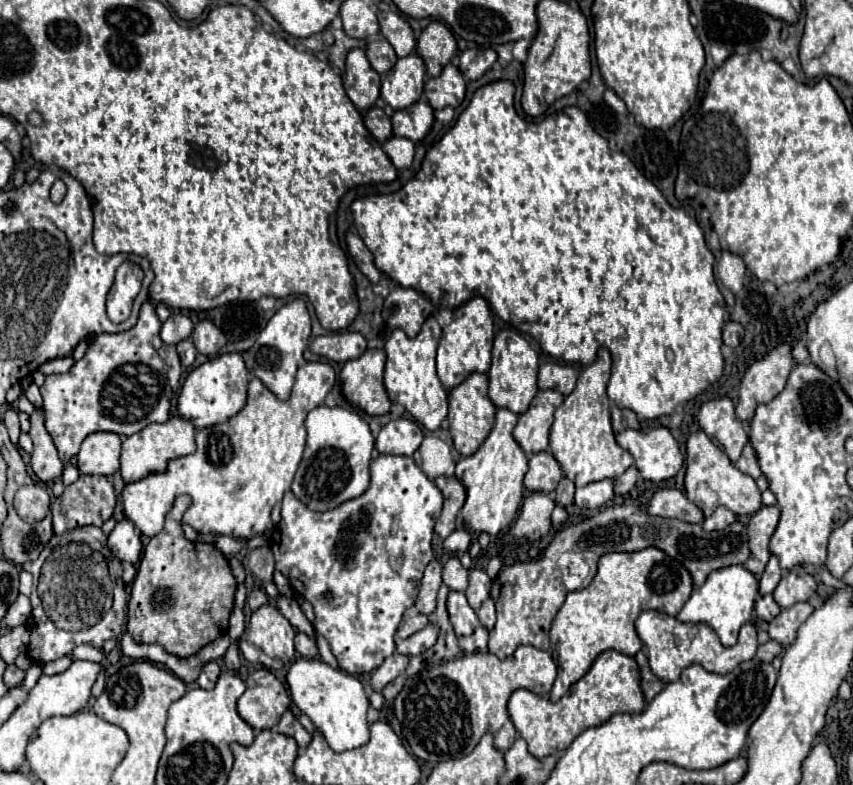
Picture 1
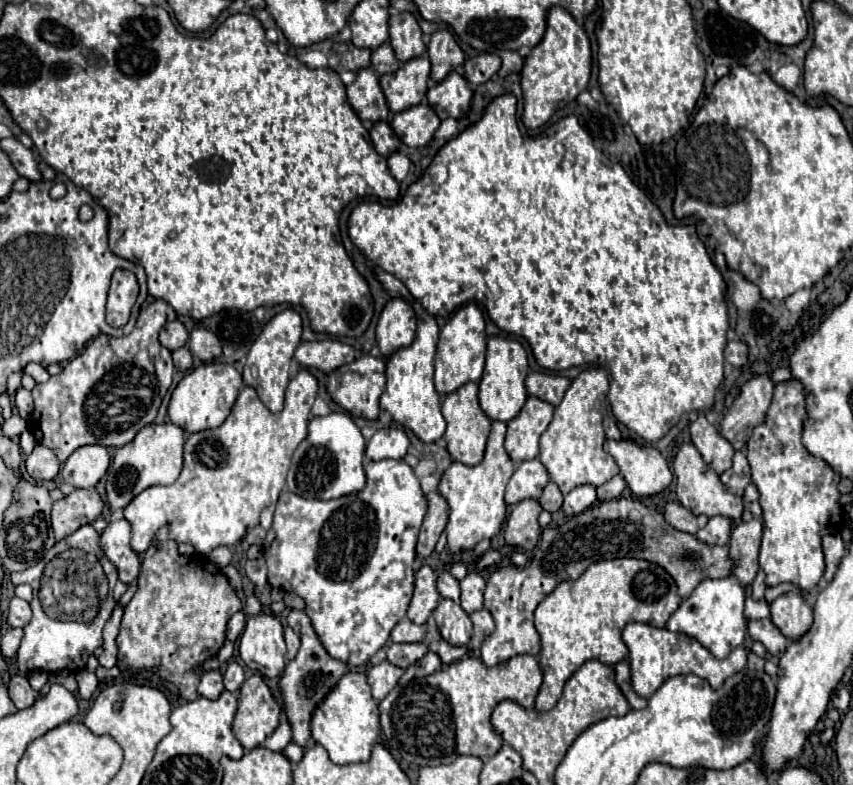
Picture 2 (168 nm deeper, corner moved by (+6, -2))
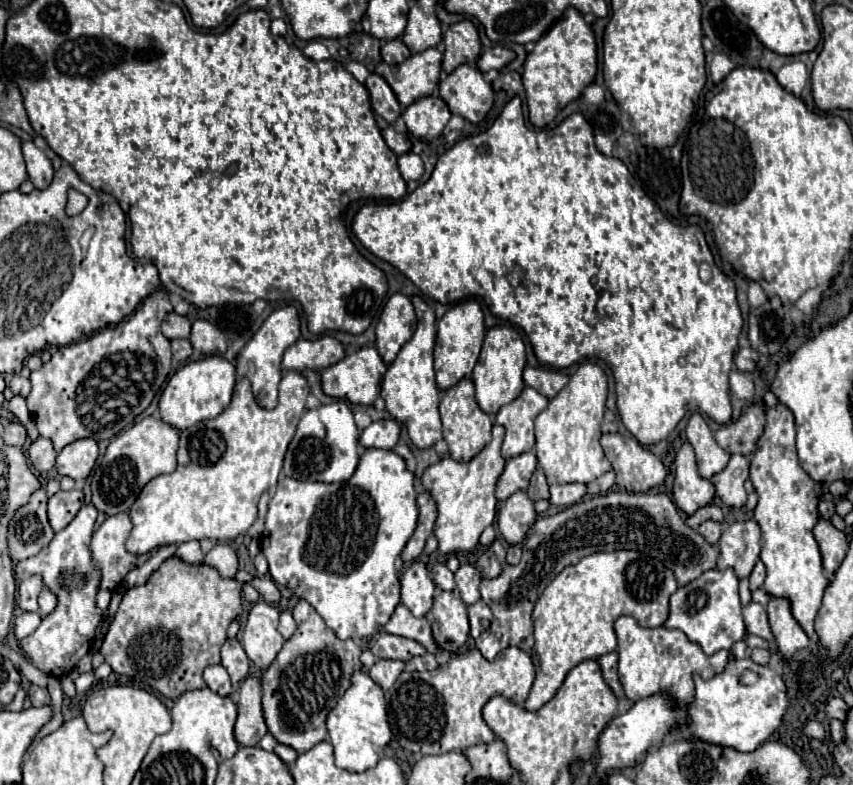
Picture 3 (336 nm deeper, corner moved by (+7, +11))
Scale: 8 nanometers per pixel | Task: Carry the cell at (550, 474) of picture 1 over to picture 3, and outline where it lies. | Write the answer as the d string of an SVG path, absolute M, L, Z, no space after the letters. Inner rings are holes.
M526 451L522 455L516 455L516 457L508 459L506 469L504 469L504 473L498 481L496 497L500 501L504 501L506 497L510 497L516 491L526 491L536 465L538 465L538 459L532 451Z

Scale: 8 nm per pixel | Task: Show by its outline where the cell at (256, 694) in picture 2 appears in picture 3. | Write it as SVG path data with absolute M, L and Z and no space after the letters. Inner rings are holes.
M248 675L240 685L238 719L234 725L234 737L240 745L258 745L268 733L262 711L262 687L254 675Z

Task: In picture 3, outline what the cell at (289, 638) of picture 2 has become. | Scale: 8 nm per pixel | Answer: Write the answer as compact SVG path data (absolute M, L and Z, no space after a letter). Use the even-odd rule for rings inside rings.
M288 609L280 613L280 625L278 625L278 631L282 633L282 637L284 637L284 639L290 639L290 637L292 637L292 633L296 631L296 623L294 623L292 613L290 613Z

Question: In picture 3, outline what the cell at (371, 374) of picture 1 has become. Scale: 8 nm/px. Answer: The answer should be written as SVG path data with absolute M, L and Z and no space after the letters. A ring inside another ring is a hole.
M362 347L322 371L322 389L326 395L336 399L344 399L356 405L372 405L380 395L380 383L384 373L386 373L386 363L382 361L376 347Z

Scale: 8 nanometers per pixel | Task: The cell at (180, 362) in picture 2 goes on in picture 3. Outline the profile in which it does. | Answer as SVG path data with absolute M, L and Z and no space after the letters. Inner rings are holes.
M174 339L172 341L172 357L180 363L192 355L192 345L188 339Z

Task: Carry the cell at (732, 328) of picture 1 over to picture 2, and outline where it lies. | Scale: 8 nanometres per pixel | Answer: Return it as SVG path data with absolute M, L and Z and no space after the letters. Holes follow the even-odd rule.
M731 340L731 342L727 344L727 348L725 348L725 360L727 360L729 364L737 366L737 368L741 368L743 364L747 364L747 354L749 354L749 350L747 350L747 344L745 344L745 342L735 342L735 340Z

